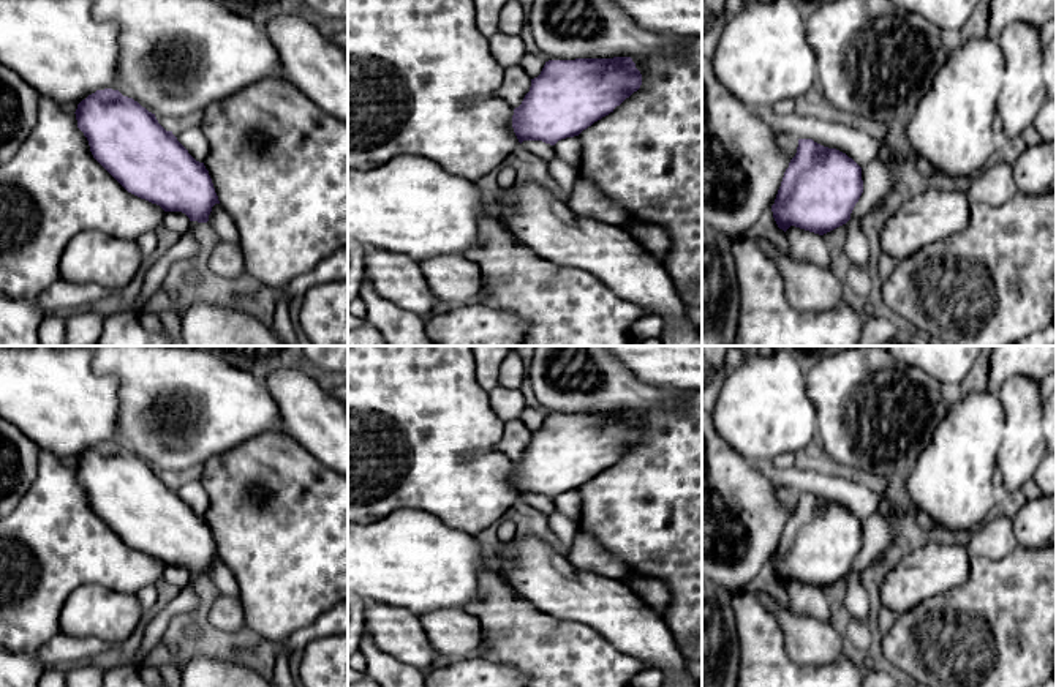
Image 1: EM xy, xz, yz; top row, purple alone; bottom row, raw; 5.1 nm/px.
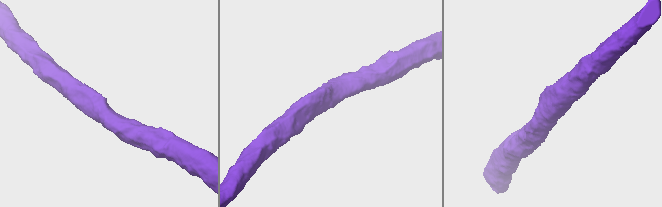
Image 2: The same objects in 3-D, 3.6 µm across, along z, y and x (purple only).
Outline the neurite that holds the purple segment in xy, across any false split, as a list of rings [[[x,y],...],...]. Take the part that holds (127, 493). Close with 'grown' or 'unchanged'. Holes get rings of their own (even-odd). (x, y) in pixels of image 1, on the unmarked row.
[[[112,442],[89,449],[74,467],[93,512],[128,546],[160,559],[164,565],[182,565],[190,575],[209,575],[212,561],[220,557],[209,524],[188,507],[172,485],[158,477],[155,467]]]; unchanged

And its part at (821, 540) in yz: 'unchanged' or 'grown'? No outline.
unchanged

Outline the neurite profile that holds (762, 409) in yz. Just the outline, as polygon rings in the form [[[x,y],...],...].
[[[783,349],[770,357],[751,355],[729,371],[710,414],[719,436],[748,463],[797,453],[817,434],[817,409],[797,360]]]

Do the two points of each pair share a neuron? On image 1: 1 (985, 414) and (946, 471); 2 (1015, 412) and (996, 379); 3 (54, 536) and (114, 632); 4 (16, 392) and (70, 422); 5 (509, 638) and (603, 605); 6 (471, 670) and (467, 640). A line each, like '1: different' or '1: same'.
1: same
2: different
3: different
4: same
5: different
6: different

